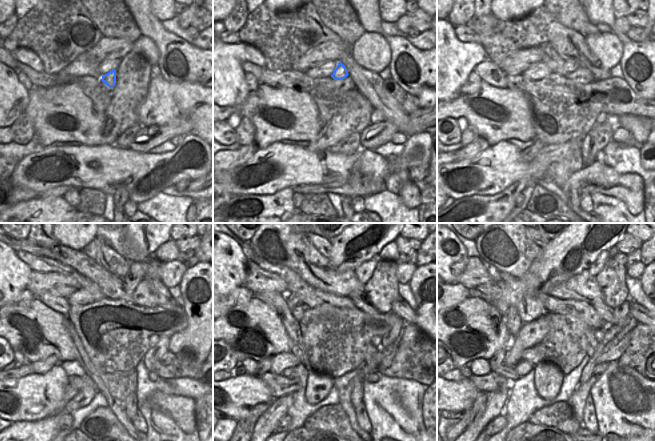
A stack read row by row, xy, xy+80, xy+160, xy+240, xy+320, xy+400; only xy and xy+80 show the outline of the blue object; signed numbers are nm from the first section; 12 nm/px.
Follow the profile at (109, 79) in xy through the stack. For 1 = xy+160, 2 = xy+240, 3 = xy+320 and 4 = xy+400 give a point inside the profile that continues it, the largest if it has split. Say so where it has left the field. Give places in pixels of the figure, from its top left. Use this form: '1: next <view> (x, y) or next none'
1: next xy+160 (570, 66)
2: next xy+240 (135, 275)
3: next xy+320 (364, 272)
4: next xy+400 (597, 266)

